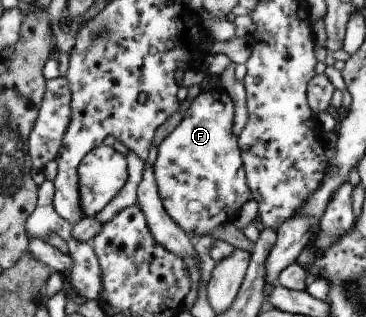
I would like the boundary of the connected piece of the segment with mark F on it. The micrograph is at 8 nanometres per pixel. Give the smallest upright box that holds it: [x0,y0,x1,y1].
[152,87,251,236]

